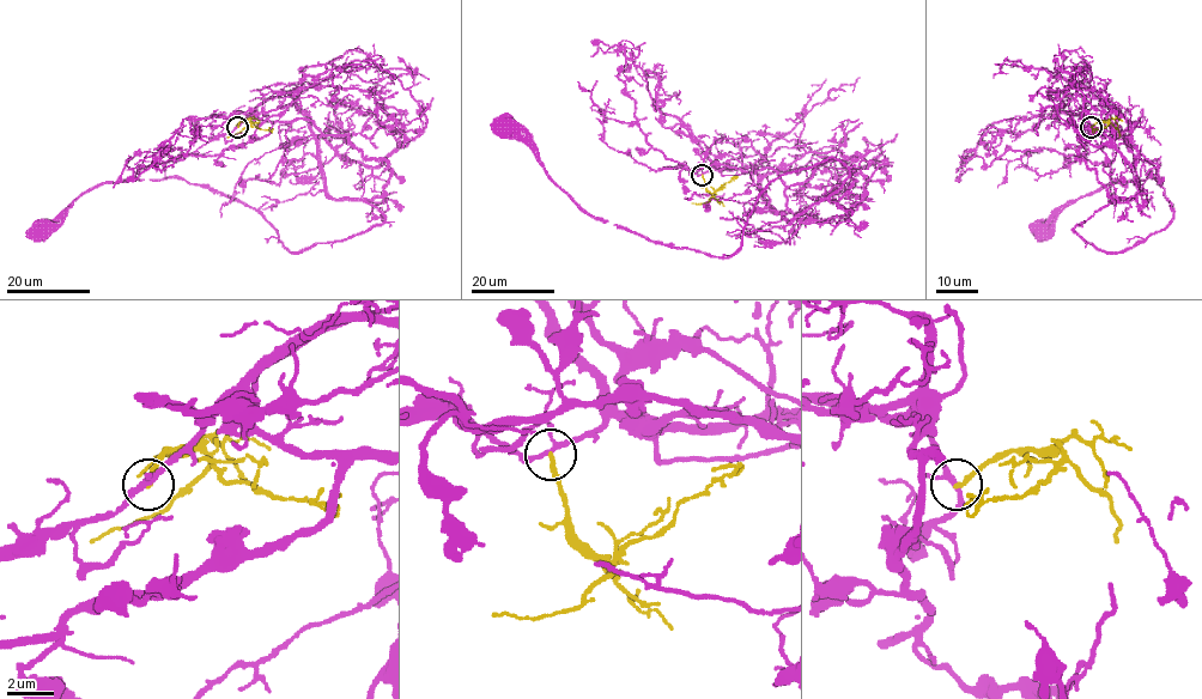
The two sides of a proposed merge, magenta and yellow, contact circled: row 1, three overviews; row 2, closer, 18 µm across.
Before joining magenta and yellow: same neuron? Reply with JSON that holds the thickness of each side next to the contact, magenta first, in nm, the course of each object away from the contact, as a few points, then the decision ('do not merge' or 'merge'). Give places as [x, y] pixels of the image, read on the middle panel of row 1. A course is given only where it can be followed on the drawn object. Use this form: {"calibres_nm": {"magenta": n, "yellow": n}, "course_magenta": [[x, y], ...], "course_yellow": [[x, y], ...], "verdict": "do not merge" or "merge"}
{"calibres_nm": {"magenta": 190, "yellow": 220}, "course_magenta": [[702, 174], [771, 168], [791, 223], [849, 169], [775, 178], [715, 257], [592, 218], [509, 126]], "course_yellow": [[702, 174], [705, 188], [711, 193], [738, 177]], "verdict": "do not merge"}

